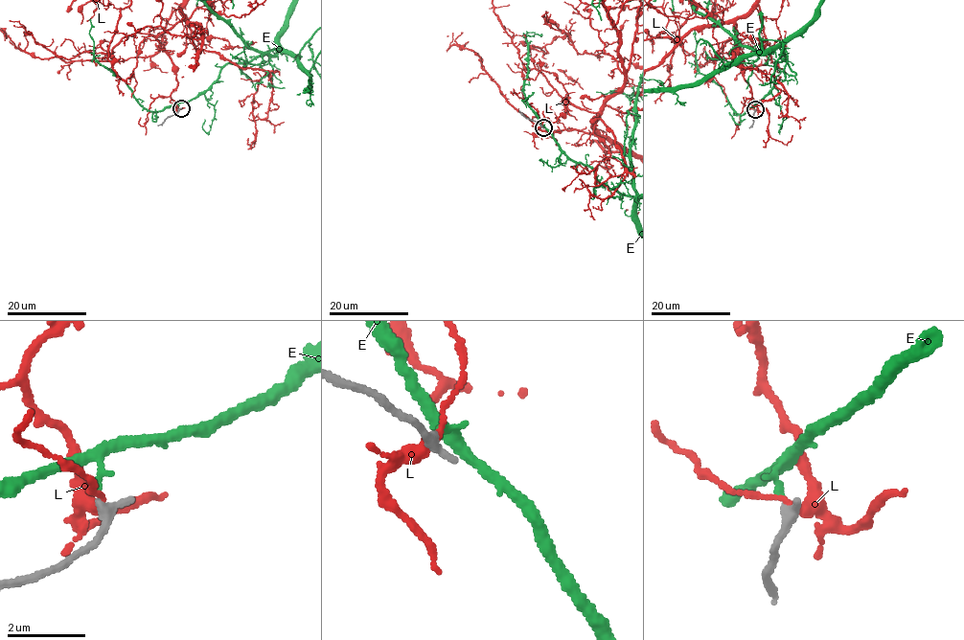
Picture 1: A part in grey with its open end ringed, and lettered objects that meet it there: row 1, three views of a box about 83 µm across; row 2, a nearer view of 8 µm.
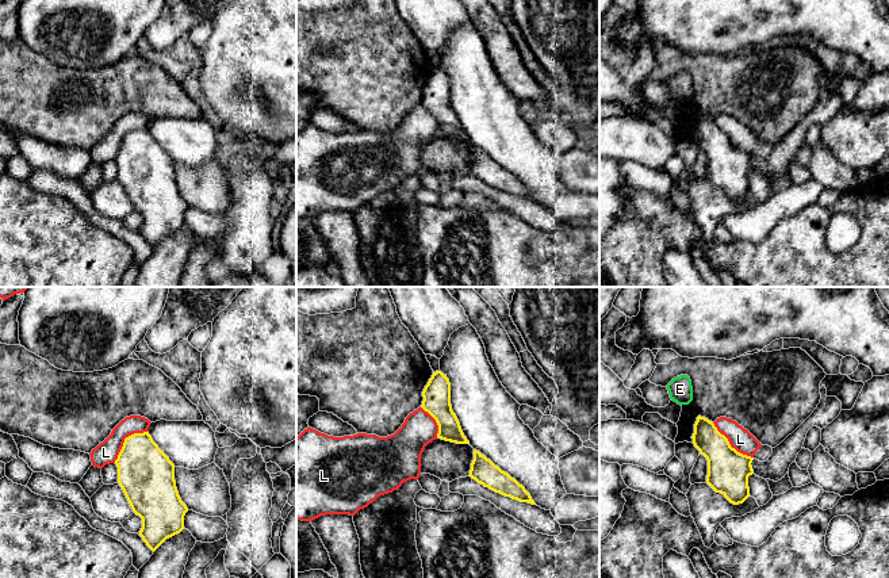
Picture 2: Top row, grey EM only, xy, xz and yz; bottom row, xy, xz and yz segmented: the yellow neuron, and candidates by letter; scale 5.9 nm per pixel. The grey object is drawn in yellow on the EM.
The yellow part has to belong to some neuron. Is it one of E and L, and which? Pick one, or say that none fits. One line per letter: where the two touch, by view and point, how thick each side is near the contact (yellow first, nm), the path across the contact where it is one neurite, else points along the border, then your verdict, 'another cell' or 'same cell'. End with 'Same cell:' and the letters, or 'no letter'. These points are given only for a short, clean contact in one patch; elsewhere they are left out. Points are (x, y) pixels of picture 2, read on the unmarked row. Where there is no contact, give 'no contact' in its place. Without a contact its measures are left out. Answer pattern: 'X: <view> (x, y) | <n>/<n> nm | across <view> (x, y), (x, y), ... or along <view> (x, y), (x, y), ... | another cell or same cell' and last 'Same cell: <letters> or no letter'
E: no contact | another cell
L: yz (730, 142) | 260/140 nm | another cell
Same cell: no letter

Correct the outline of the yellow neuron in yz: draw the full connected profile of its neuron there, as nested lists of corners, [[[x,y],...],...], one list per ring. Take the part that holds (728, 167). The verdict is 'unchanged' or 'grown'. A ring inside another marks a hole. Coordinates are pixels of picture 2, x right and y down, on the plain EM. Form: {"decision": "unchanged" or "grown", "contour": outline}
{"decision": "unchanged", "contour": [[[701,112],[697,114],[691,135],[708,157],[706,180],[731,200],[743,200],[750,194],[748,173],[754,171],[754,154],[732,145],[714,120]]]}

